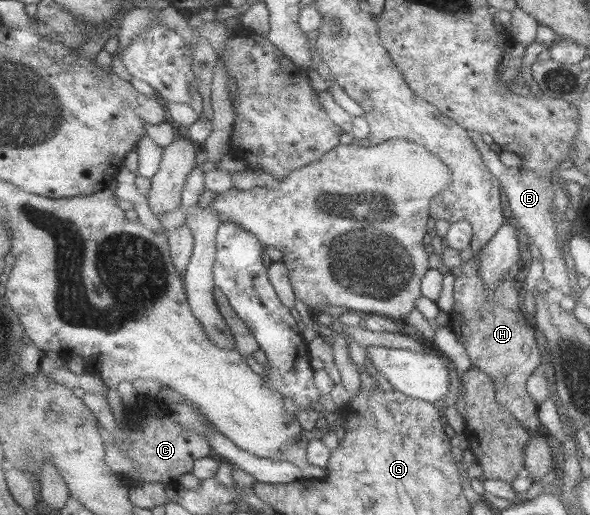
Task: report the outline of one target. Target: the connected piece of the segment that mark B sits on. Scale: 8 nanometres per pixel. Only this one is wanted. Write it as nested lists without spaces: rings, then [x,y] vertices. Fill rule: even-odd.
[[[474,136],[475,146],[479,149],[482,161],[495,179],[500,183],[511,211],[511,221],[515,226],[521,227],[531,244],[539,249],[542,257],[543,278],[548,282],[548,286],[561,292],[563,296],[571,297],[571,287],[569,286],[569,276],[564,259],[559,254],[559,248],[555,244],[556,232],[553,226],[553,219],[549,214],[549,209],[553,204],[553,180],[541,180],[536,172],[519,167],[507,167],[499,161],[498,154],[491,151],[488,144],[483,143],[481,138]]]

